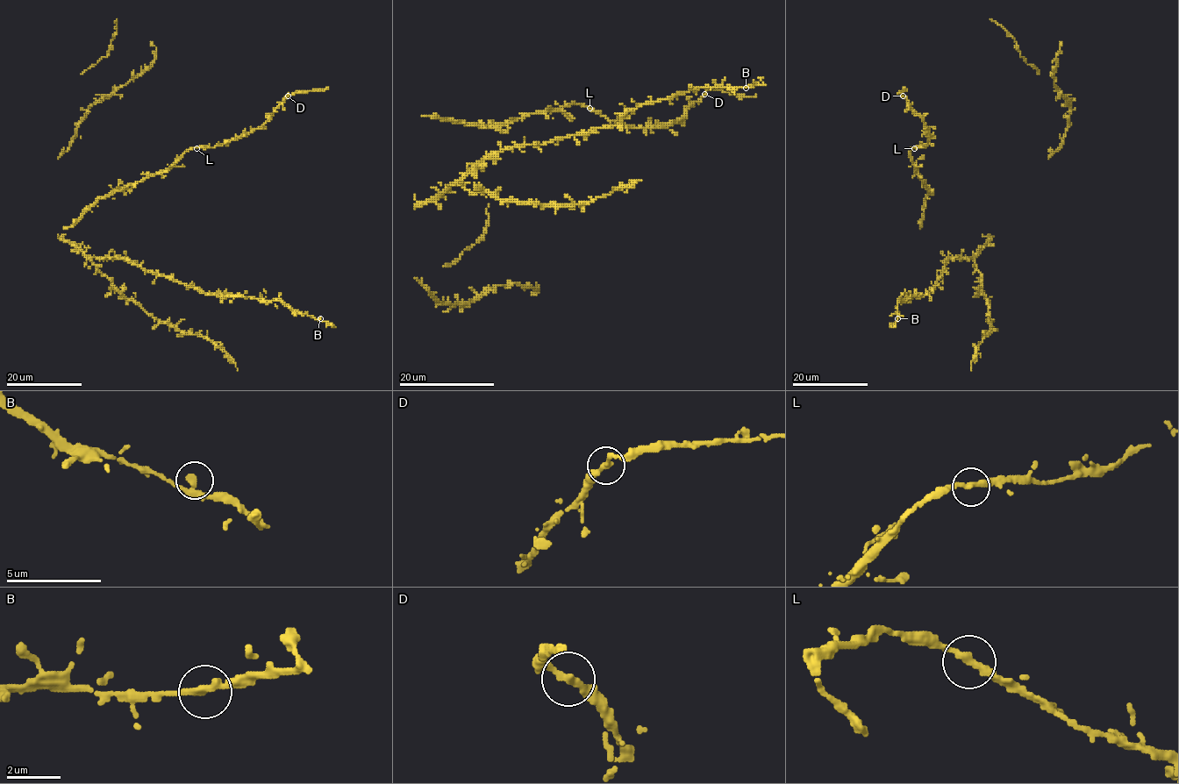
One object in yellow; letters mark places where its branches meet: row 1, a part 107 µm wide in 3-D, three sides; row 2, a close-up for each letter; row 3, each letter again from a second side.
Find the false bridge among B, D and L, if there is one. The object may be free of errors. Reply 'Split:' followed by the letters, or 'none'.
Split: none

